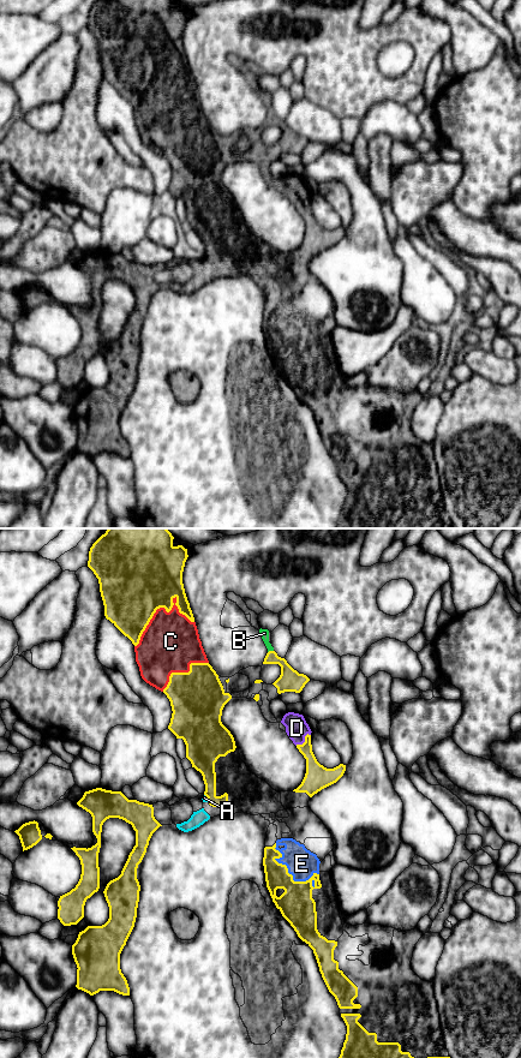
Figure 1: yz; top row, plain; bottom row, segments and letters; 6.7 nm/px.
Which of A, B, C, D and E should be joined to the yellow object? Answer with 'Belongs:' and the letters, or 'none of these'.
Belongs: A, B, C, D, E

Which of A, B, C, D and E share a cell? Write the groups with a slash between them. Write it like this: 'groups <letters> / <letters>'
groups A B C D E

